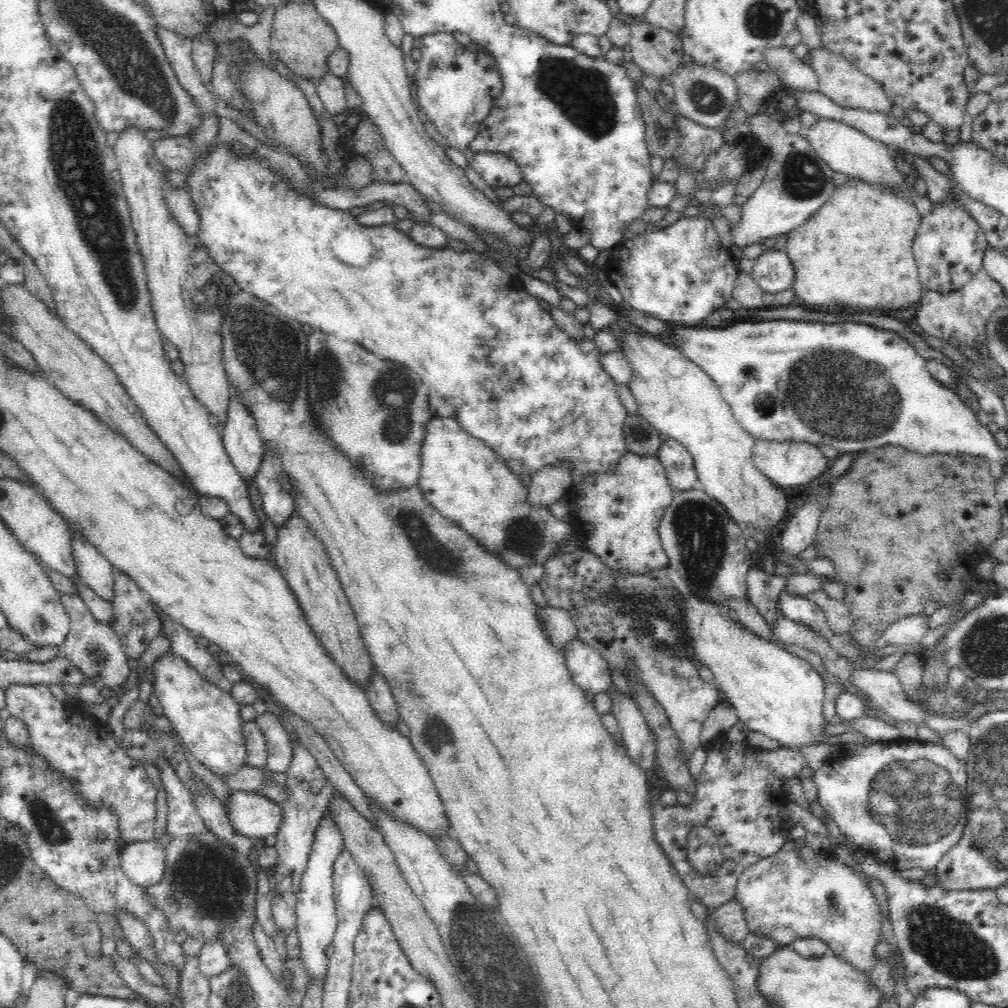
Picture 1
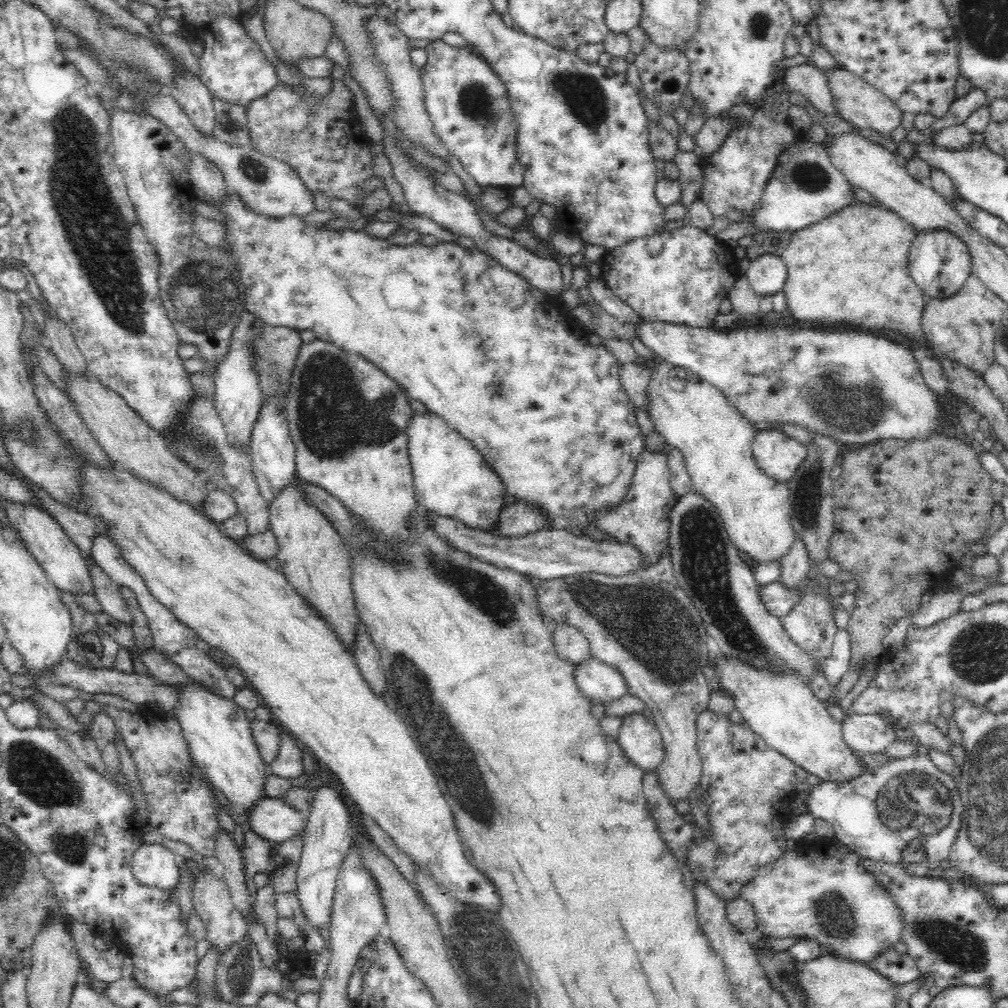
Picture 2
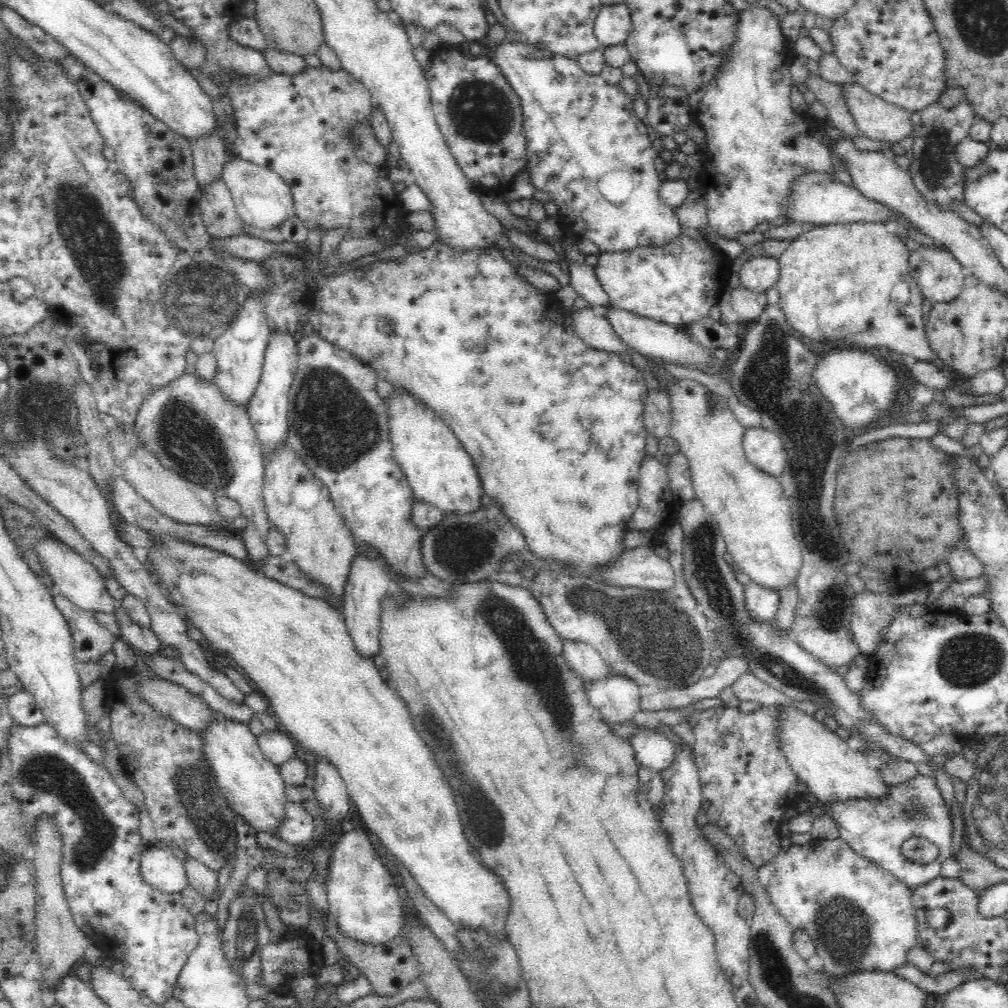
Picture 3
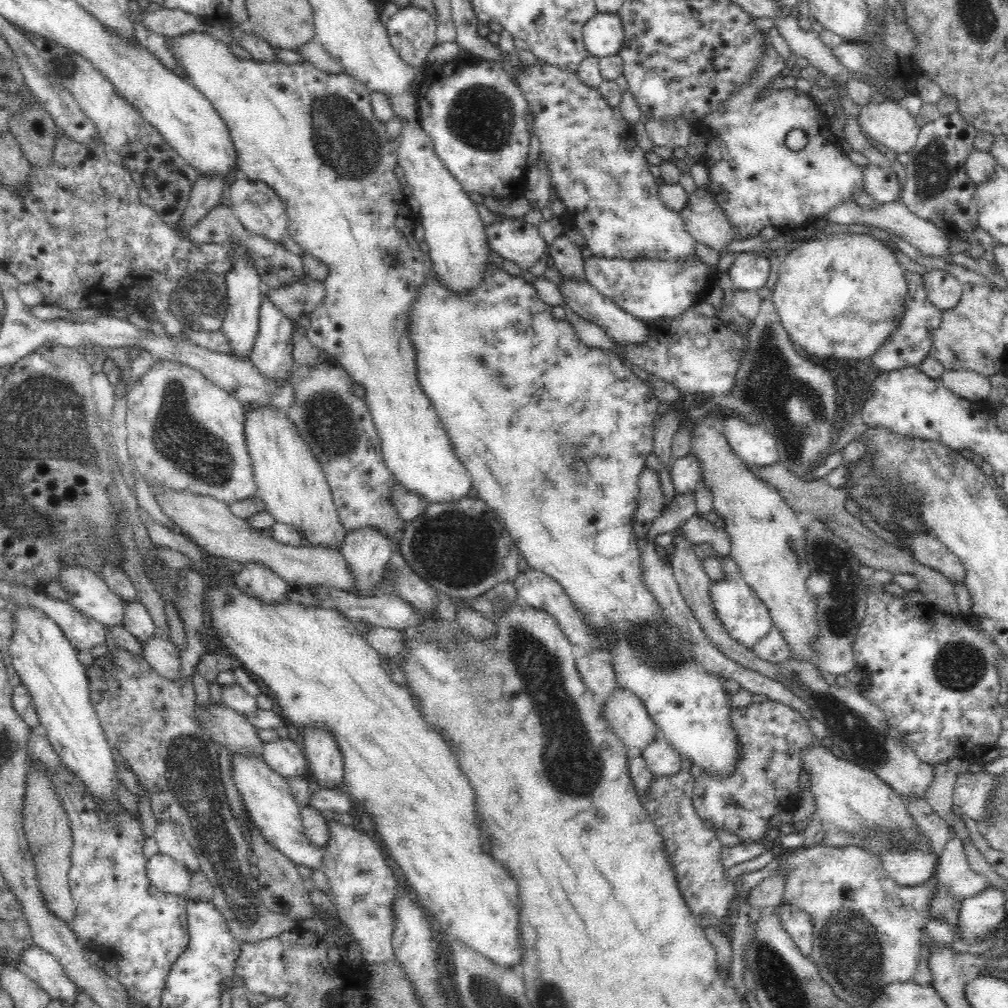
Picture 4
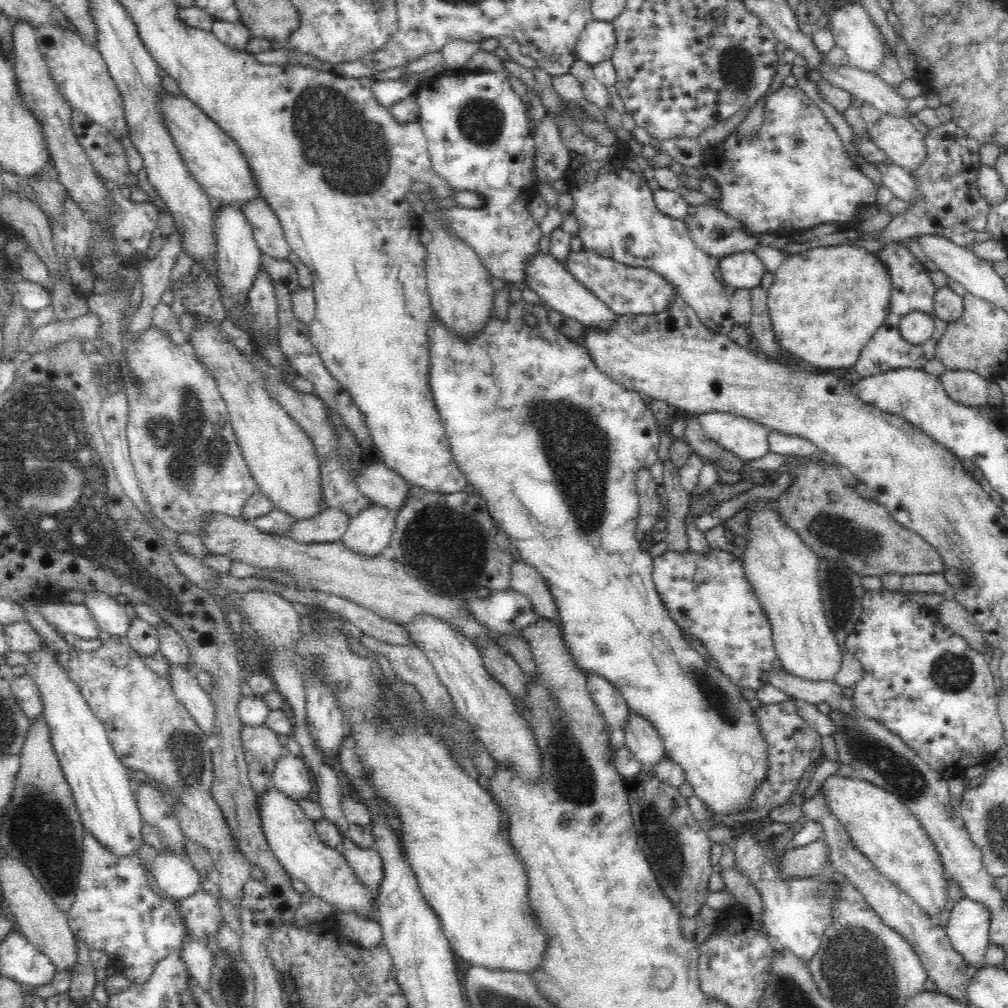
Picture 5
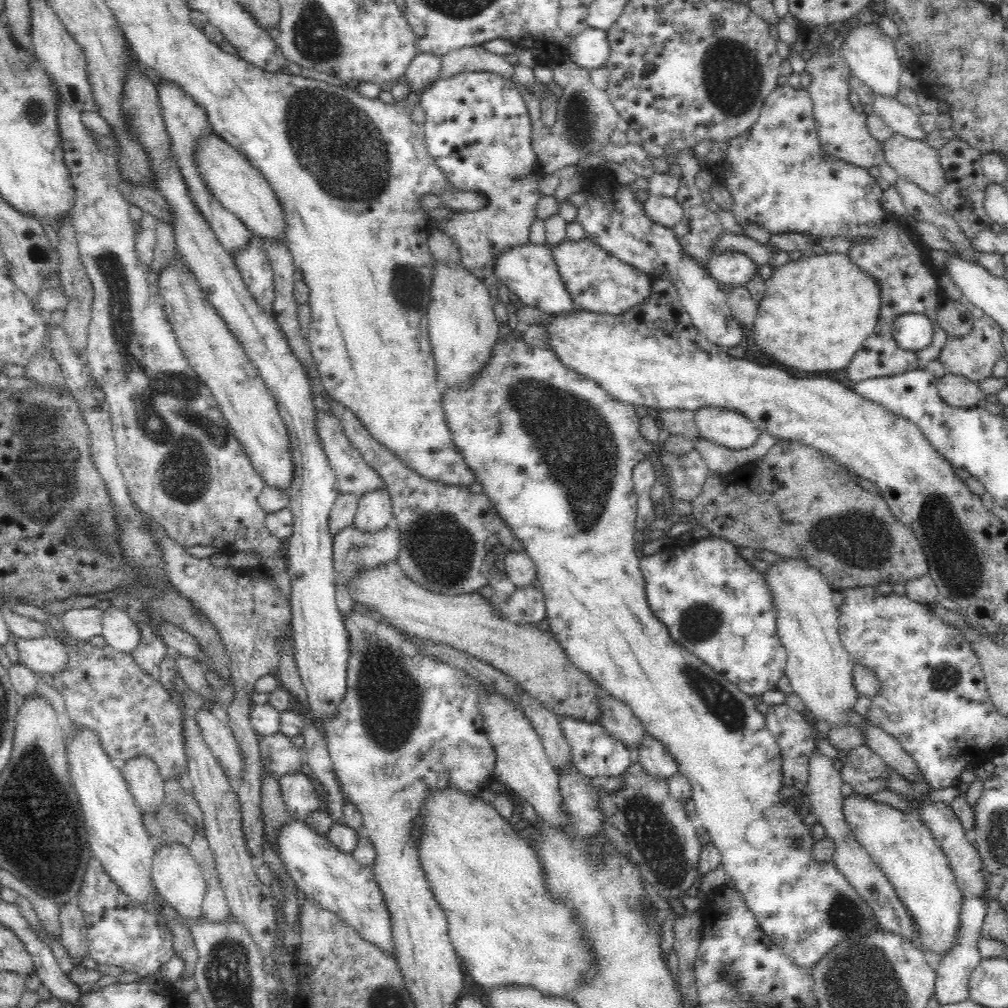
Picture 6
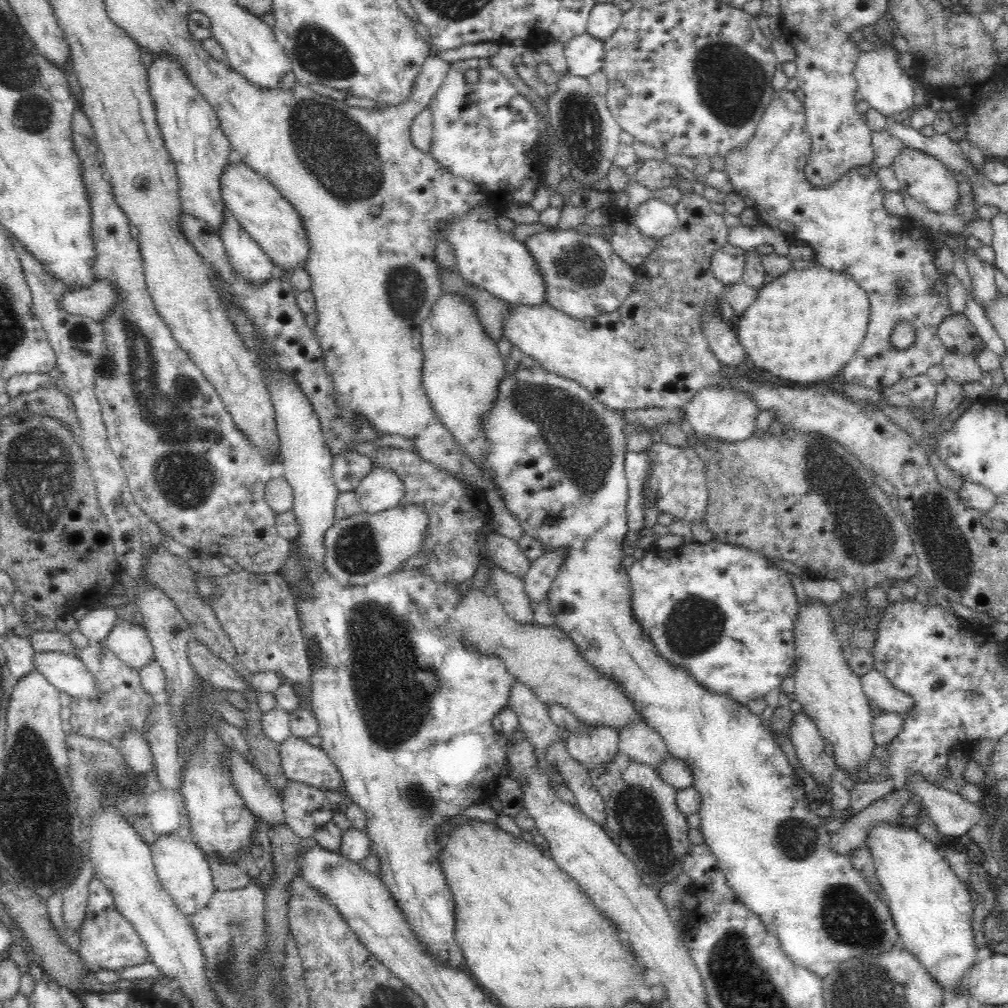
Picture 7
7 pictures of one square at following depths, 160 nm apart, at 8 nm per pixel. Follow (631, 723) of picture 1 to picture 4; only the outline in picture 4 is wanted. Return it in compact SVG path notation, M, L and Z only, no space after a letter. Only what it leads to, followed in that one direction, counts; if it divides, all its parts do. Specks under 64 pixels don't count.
M660 736L640 756L654 776L671 777L682 768L680 754Z

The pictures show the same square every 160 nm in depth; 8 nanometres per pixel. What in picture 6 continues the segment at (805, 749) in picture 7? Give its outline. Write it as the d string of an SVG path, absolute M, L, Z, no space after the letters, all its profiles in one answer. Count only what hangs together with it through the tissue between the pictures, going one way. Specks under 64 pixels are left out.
M815 748L813 754L808 758L809 781L803 792L810 798L810 810L817 816L817 822L825 829L825 836L833 838L836 850L832 857L836 868L846 877L846 881L854 887L858 894L872 907L875 918L881 928L892 931L902 937L912 940L918 945L916 937L916 925L904 907L900 897L896 894L892 884L882 873L880 867L871 859L866 849L853 836L850 825L845 821L843 813L843 799L840 786L843 784L840 767L832 760Z

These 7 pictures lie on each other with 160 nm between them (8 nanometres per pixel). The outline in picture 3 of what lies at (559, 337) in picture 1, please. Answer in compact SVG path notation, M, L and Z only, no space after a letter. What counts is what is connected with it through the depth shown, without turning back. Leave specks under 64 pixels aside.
M436 241L432 246L419 249L417 253L408 255L402 262L386 260L374 262L367 267L348 270L342 274L328 278L320 274L320 256L307 251L294 255L273 254L261 264L270 275L273 289L256 292L262 299L267 323L271 330L285 330L294 333L300 322L313 324L314 330L326 341L338 348L347 350L363 362L380 372L393 386L399 386L406 392L420 399L426 407L430 407L446 426L456 435L462 447L470 455L474 468L480 477L482 492L487 494L493 504L500 506L500 511L524 535L526 548L530 549L538 559L554 561L562 569L572 567L578 577L602 581L603 566L619 559L626 550L623 536L627 522L638 507L639 496L638 475L641 462L645 459L646 437L648 436L643 421L644 398L648 393L647 382L639 366L626 363L616 353L606 353L590 348L574 332L572 315L562 310L562 318L558 316L558 308L550 304L550 298L534 288L523 276L520 276L497 246L466 251L461 254L448 245Z

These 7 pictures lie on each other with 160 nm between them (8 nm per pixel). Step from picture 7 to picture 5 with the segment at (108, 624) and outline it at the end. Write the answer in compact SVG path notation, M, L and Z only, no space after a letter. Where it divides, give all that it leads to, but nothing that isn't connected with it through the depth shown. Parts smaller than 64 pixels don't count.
M66 599L61 604L54 601L51 603L48 606L37 606L37 611L55 629L81 639L98 639L100 626L81 601L74 603Z

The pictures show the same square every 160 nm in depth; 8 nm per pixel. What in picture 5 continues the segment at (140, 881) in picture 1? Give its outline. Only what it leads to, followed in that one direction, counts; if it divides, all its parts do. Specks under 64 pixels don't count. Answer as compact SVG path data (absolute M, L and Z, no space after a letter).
M172 851L157 853L151 872L158 881L160 890L173 900L181 901L202 890L199 872L186 858Z

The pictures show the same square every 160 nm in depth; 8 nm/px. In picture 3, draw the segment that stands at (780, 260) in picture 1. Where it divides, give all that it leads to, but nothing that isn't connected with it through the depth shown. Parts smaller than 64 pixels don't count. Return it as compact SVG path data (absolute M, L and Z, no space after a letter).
M754 256L742 264L740 284L752 292L768 290L779 278L779 263L776 258Z

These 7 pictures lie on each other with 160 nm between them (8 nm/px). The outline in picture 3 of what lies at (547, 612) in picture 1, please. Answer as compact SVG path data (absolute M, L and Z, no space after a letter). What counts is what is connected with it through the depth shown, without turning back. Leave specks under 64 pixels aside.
M564 641L564 658L570 669L585 682L598 682L610 678L612 669L590 644Z

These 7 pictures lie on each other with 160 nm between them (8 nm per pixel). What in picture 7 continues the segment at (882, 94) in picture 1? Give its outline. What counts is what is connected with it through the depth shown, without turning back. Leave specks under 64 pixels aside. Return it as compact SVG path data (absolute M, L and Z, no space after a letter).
M906 147L900 156L894 160L892 169L900 184L900 189L912 196L917 202L934 213L942 214L954 212L960 198L958 181L954 173L950 172L938 160L920 150Z

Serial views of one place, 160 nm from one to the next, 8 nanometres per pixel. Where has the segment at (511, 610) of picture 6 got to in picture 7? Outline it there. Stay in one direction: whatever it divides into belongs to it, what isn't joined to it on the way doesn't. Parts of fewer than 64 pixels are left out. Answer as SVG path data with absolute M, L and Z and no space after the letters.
M558 548L558 550L547 551L531 562L523 581L527 597L534 603L534 606L544 600L566 557L567 548Z

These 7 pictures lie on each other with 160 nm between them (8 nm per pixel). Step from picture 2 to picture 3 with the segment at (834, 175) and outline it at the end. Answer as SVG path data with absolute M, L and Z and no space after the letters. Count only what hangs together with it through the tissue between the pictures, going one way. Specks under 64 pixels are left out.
M803 174L800 175L792 188L792 194L786 198L786 205L789 211L787 217L792 222L814 222L816 224L829 225L832 223L848 224L853 222L880 222L888 227L892 222L904 225L908 231L922 233L917 226L914 226L908 218L890 209L886 205L873 202L854 187L847 186L840 181L830 181L824 174Z

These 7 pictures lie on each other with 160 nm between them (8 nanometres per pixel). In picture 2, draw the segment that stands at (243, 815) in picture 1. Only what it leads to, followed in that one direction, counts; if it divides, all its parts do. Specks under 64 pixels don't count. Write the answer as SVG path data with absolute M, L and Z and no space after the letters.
M264 797L248 812L249 828L275 844L302 836L306 815L283 798Z

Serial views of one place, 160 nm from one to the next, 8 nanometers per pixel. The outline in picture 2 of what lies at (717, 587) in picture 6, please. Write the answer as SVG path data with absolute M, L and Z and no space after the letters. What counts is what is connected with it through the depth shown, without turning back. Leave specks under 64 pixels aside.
M780 581L760 585L758 595L769 614L781 619L800 601L800 592L786 589Z

